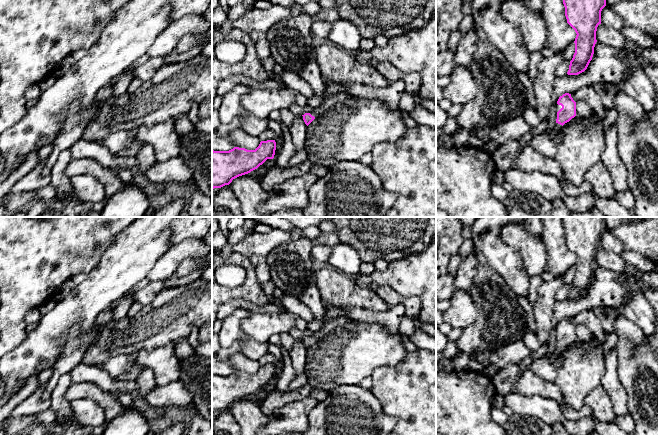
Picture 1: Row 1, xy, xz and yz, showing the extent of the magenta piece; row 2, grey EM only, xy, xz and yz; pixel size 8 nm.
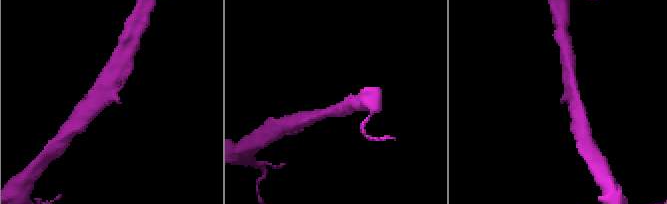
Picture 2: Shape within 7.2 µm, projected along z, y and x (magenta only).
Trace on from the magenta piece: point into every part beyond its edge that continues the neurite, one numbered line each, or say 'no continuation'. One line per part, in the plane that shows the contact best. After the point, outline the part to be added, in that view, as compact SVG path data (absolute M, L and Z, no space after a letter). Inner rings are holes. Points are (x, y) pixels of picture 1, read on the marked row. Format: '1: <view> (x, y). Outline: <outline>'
1: yz (553, 134). Outline: M555 123L555 126L553 128L553 130L550 133L546 133L545 135L547 135L549 138L551 139L555 139L559 133L559 131L563 128L562 125Z

